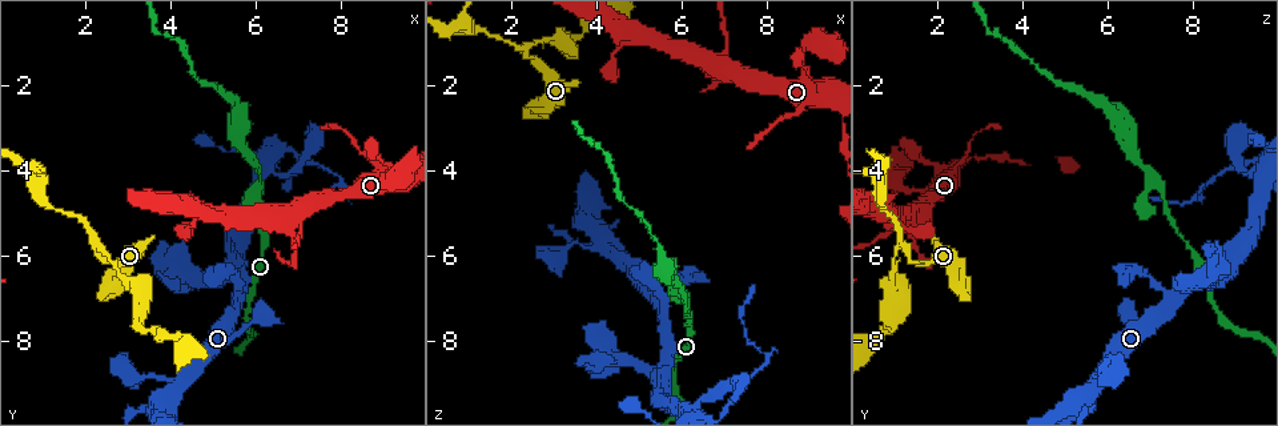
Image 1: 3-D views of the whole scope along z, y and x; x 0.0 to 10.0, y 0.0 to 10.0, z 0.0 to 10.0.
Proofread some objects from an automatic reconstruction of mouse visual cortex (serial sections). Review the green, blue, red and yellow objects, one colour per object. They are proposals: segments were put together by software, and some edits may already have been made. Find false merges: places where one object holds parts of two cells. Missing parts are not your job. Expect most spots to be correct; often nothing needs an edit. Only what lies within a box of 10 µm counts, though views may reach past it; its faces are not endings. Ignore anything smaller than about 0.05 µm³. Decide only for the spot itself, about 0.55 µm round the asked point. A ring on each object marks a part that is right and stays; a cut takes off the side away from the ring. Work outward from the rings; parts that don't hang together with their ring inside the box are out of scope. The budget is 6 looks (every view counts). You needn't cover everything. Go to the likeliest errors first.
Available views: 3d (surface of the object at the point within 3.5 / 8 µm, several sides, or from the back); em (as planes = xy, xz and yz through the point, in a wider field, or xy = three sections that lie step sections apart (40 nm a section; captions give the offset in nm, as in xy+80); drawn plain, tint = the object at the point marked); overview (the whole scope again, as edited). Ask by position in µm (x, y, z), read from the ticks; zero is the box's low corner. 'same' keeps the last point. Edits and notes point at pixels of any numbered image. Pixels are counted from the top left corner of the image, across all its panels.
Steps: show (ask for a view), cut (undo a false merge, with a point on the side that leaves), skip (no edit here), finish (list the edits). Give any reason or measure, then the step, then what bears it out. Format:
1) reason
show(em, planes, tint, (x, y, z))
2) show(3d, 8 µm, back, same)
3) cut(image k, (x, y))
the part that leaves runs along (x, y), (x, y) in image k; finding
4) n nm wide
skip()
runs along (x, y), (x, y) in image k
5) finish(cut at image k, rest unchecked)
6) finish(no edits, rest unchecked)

two arms in line, one across
show(3d, 3.5 µm, (6.15, 4.40, 7.30))

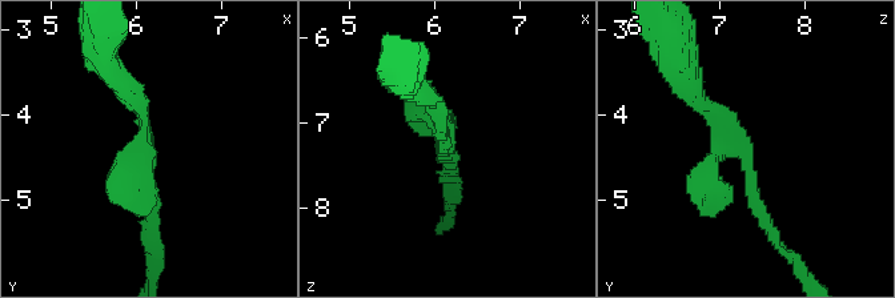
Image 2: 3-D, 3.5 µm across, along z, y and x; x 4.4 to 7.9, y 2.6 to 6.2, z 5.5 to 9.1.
skip()
runs along (773, 229), (735, 128), (691, 87) in image 2; all the same cell

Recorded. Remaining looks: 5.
three arms meet
show(3d, 3.5 µm, (2.30, 5.90, 1.25))

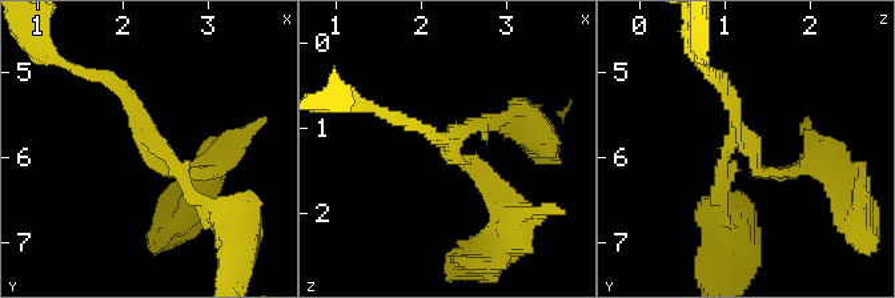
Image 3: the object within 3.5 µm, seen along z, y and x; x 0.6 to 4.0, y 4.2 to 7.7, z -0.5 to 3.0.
3 arms; arms of 150, 150, 200 nm
show(em, xy, step 5, tint, (2.40, 5.80, 1.25))

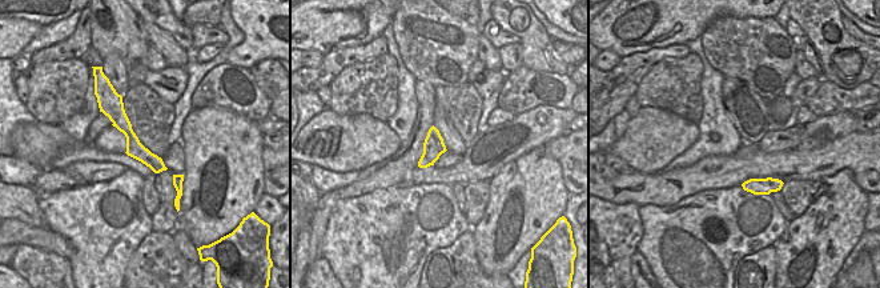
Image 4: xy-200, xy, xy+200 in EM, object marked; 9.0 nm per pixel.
skip()
runs along (494, 201), (453, 132), (498, 119) in image 3; continuous, no second cell

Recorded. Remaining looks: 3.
a fork
show(3d, 3.5 µm, (0.75, 4.30, 0.70))

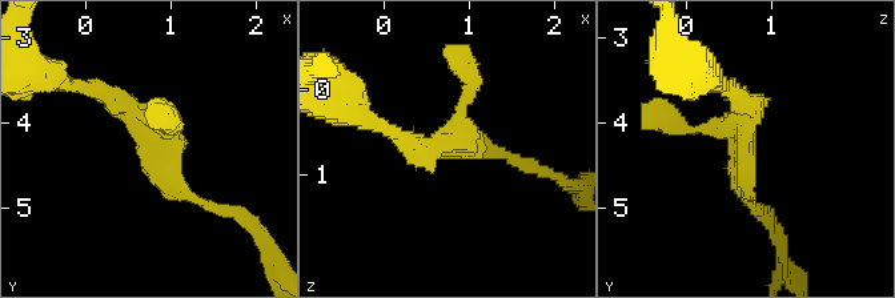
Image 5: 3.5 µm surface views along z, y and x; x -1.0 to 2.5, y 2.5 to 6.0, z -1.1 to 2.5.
3 arms; arms of 100, 150, 250 nm; shape alone is not enough
show(em, xy, step 3, tint, (0.80, 4.35, 0.70))

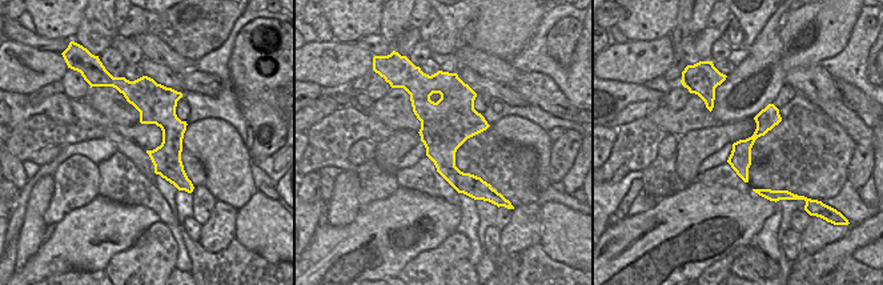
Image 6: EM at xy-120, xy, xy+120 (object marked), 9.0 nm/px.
skip()
runs along (213, 209), (152, 169), (152, 128), (103, 91) in image 5; all the same cell

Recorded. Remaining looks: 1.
finish(no edits, rest unchecked)

